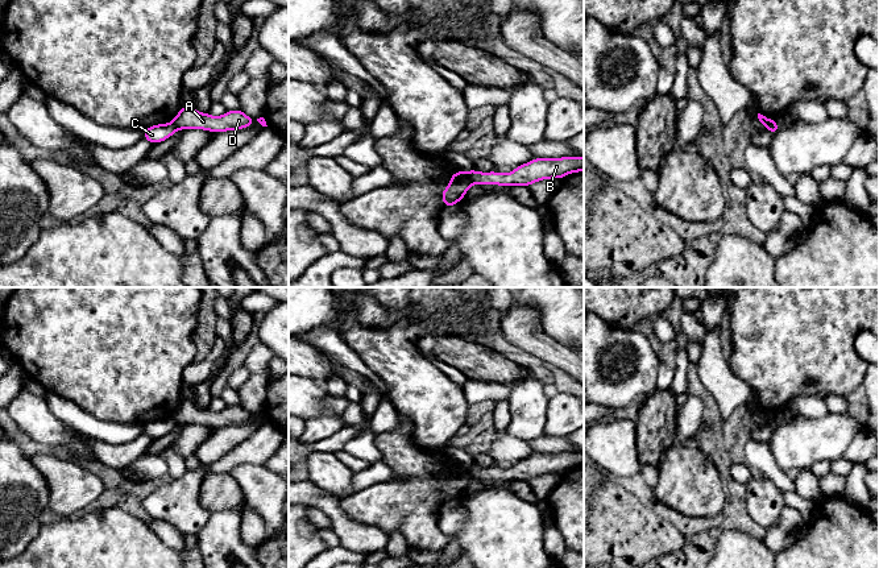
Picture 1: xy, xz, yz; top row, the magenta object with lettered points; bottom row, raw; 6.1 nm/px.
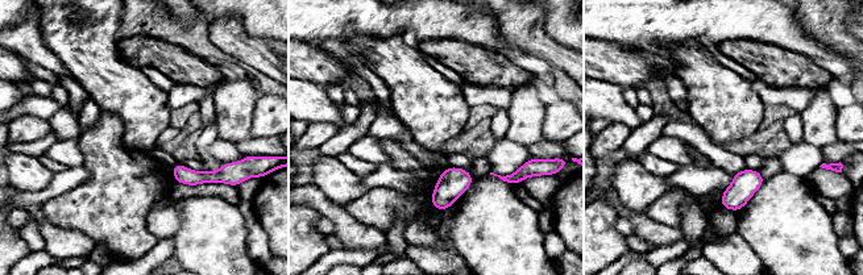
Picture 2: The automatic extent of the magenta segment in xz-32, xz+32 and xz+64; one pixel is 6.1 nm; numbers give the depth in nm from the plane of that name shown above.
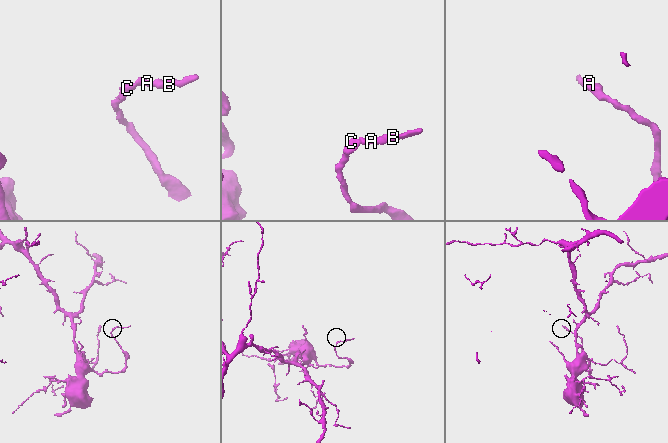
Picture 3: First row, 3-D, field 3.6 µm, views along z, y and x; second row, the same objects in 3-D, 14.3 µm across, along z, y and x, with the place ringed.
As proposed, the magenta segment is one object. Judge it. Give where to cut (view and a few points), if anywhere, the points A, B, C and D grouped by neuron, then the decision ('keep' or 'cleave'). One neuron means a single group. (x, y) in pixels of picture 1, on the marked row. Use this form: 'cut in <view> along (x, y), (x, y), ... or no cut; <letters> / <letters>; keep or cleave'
cut in xz along (467, 173), (473, 182); A B D / C; cleave

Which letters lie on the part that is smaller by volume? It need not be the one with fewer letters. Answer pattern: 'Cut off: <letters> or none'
Cut off: A, B, D

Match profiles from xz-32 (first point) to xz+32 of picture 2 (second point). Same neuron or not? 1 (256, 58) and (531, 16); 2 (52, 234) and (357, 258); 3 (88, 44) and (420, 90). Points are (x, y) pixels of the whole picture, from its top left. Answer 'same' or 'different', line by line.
1: same
2: different
3: same

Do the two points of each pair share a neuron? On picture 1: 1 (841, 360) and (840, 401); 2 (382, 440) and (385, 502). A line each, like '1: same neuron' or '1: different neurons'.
1: different neurons
2: same neuron

